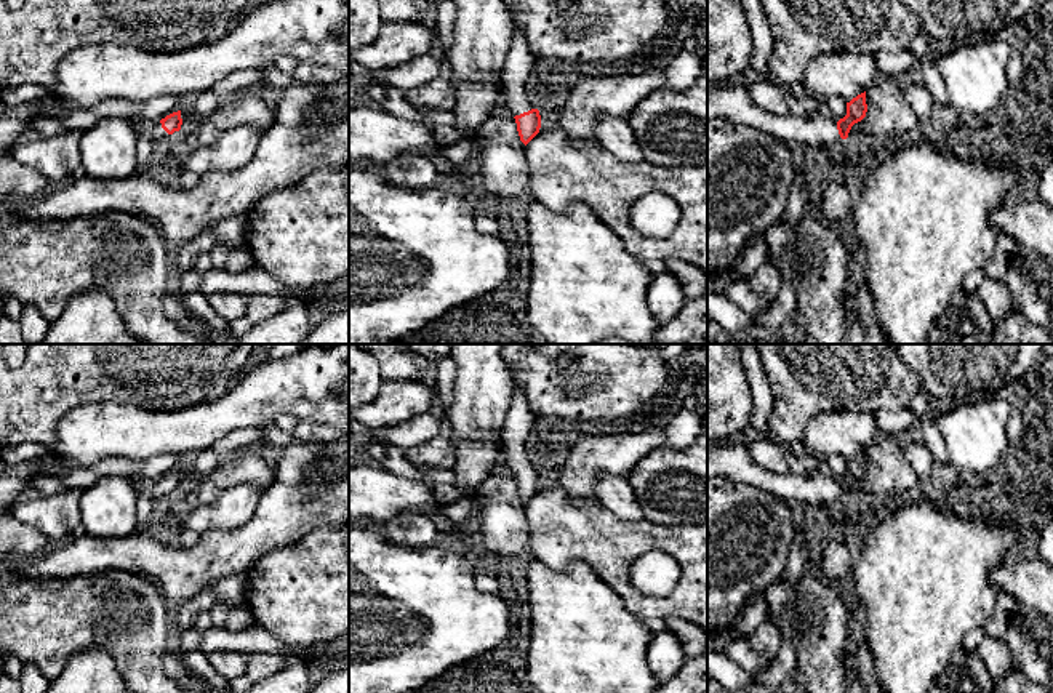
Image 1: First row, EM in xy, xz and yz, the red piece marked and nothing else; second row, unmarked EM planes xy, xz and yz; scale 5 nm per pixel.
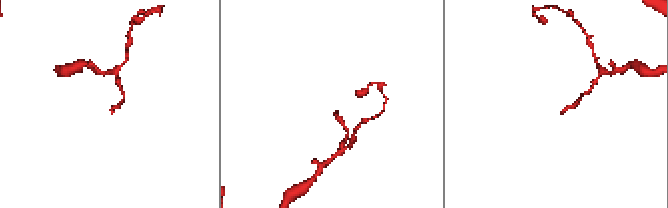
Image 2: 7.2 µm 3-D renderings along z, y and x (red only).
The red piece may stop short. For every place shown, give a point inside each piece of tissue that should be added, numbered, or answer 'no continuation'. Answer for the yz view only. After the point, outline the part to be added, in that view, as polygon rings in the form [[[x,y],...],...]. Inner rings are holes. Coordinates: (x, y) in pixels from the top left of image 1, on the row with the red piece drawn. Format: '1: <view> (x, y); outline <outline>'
1: yz (732, 101); outline [[[741,80],[707,85],[707,122],[714,118],[759,128],[786,144],[800,142],[810,154],[829,154],[842,142],[837,122],[824,110],[807,117],[767,112],[752,101]]]

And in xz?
1: xz (517, 79); outline [[[514,26],[510,50],[501,70],[499,110],[515,117],[535,109],[531,96],[535,61],[523,30]]]

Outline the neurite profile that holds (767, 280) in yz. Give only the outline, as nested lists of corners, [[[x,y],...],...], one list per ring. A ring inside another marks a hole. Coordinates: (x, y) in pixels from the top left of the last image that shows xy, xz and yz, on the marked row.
[[[768,259],[759,267],[759,270],[749,277],[751,288],[757,293],[759,299],[765,304],[771,304],[784,282],[783,272],[775,259]]]

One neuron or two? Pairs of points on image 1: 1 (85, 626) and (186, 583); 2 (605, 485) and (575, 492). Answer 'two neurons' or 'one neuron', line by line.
1: two neurons
2: two neurons

